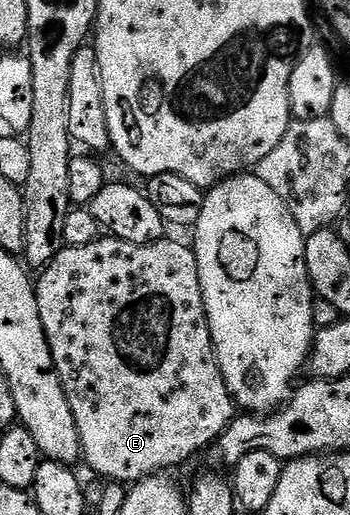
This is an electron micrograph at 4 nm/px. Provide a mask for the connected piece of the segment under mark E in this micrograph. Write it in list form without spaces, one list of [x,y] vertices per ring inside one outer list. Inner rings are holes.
[[[107,235],[89,243],[89,247],[64,247],[38,277],[34,282],[37,311],[41,311],[41,323],[49,339],[49,351],[53,355],[55,370],[59,372],[61,387],[69,399],[69,407],[73,407],[73,419],[77,419],[77,435],[81,435],[83,448],[82,460],[87,460],[88,467],[97,476],[105,477],[108,482],[134,483],[145,477],[163,475],[171,471],[167,469],[175,469],[178,465],[185,464],[190,457],[197,456],[202,449],[207,449],[210,445],[212,448],[218,442],[235,420],[237,406],[217,363],[215,344],[211,338],[209,319],[201,295],[201,279],[197,271],[195,250],[190,244],[182,245],[179,241],[164,239],[155,241],[152,245],[134,245]]]

